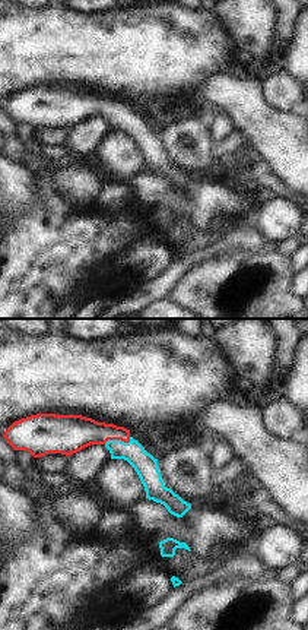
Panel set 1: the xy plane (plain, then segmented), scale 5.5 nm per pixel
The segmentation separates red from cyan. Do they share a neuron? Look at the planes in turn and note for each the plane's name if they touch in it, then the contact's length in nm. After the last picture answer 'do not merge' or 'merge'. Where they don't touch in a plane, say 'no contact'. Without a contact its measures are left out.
meets red in xy; contact 160 nm long

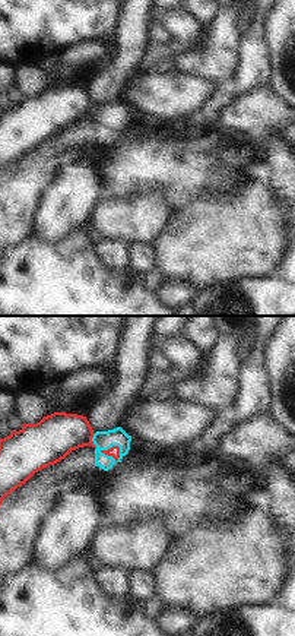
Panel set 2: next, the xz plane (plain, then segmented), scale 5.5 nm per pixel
meets red in xz; contact 120 nm long

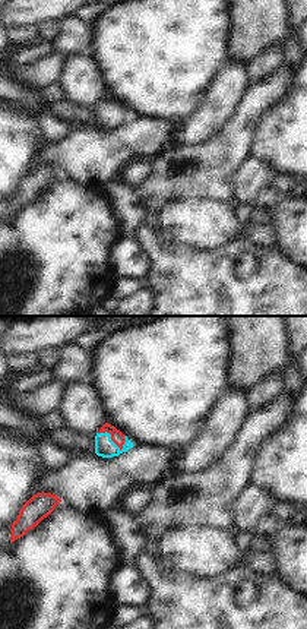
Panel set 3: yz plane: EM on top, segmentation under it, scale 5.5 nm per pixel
meets red in yz; contact 170 nm long

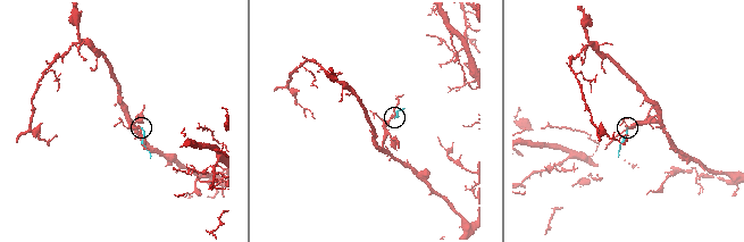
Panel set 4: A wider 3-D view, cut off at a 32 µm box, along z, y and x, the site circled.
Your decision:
merge

